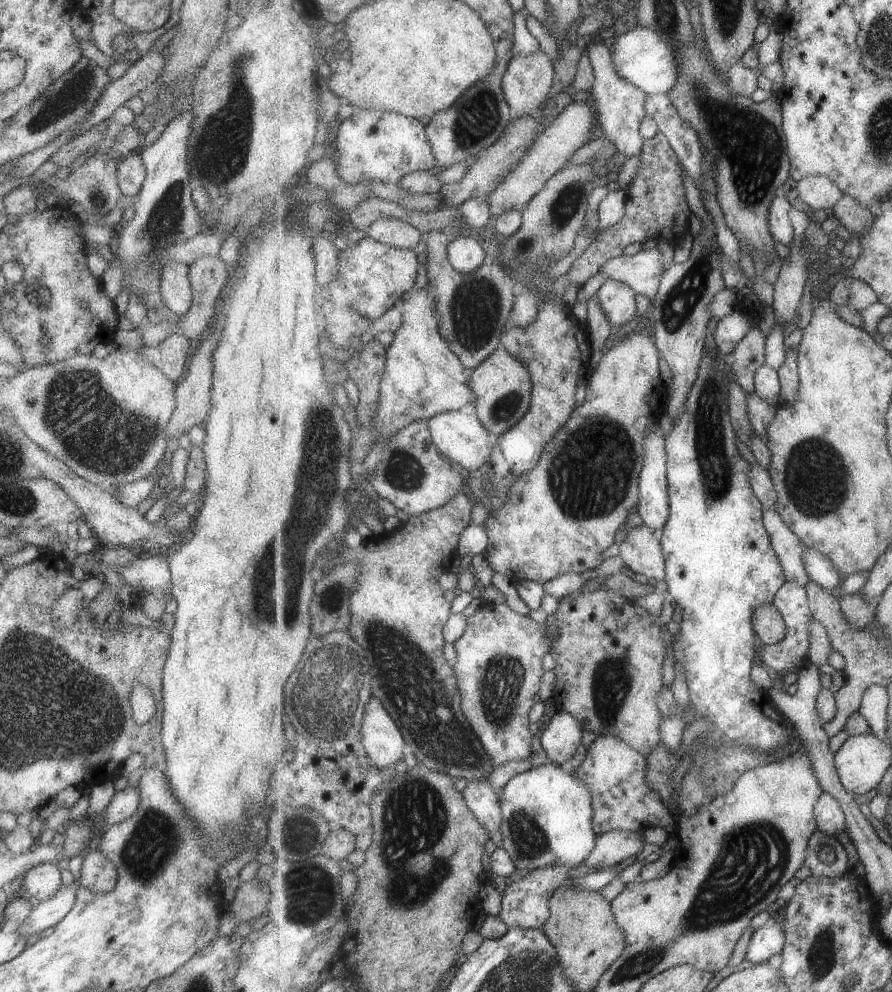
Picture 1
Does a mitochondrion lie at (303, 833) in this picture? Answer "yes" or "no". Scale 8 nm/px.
yes

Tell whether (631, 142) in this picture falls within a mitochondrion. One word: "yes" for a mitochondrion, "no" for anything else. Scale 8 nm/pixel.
no

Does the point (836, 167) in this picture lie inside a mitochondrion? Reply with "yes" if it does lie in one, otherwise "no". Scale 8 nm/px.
no

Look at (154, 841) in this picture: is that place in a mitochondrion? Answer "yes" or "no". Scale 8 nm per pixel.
yes

